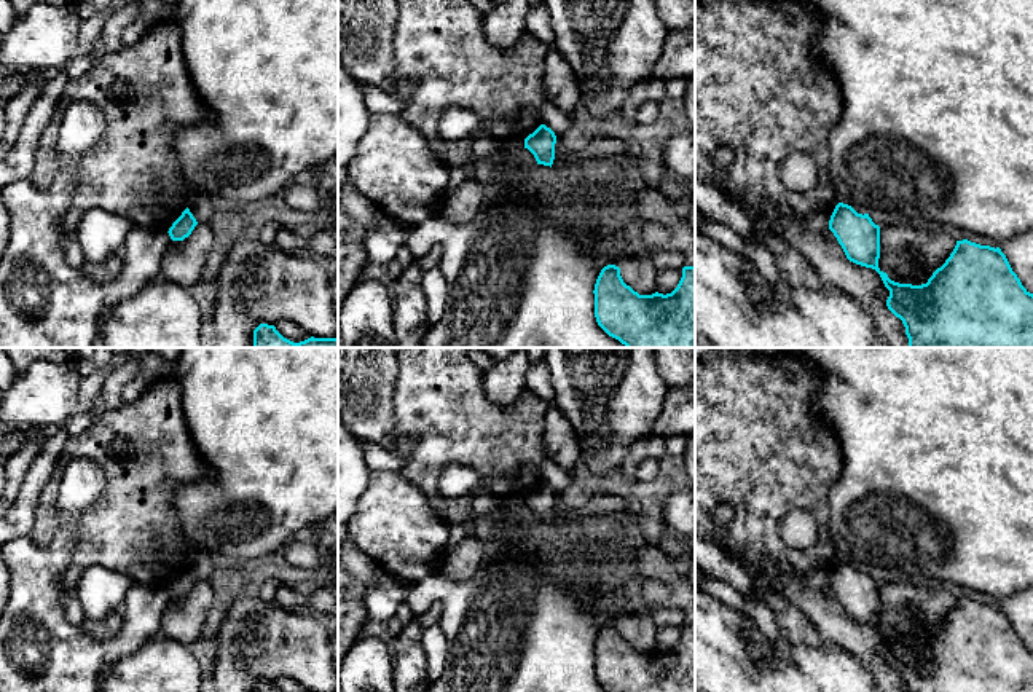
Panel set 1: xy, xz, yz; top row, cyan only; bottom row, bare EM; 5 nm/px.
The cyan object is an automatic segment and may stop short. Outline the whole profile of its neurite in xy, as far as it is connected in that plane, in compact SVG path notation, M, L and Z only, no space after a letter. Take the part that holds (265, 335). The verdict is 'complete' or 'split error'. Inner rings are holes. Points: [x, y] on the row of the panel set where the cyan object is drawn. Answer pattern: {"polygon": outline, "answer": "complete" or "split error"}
{"polygon": "M260 324L253 330L253 348L338 348L338 338L308 338L293 343L284 338L274 325Z", "answer": "complete"}

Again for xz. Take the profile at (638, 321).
{"polygon": "M607 265L593 293L598 325L626 348L695 348L695 265L682 268L678 287L666 295L639 295L623 282L619 266Z", "answer": "complete"}

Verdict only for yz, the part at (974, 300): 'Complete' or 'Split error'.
Complete

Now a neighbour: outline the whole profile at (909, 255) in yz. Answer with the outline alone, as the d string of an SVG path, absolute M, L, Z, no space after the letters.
M912 225L880 228L878 268L899 284L926 284L950 257L956 241L945 231L928 231Z

